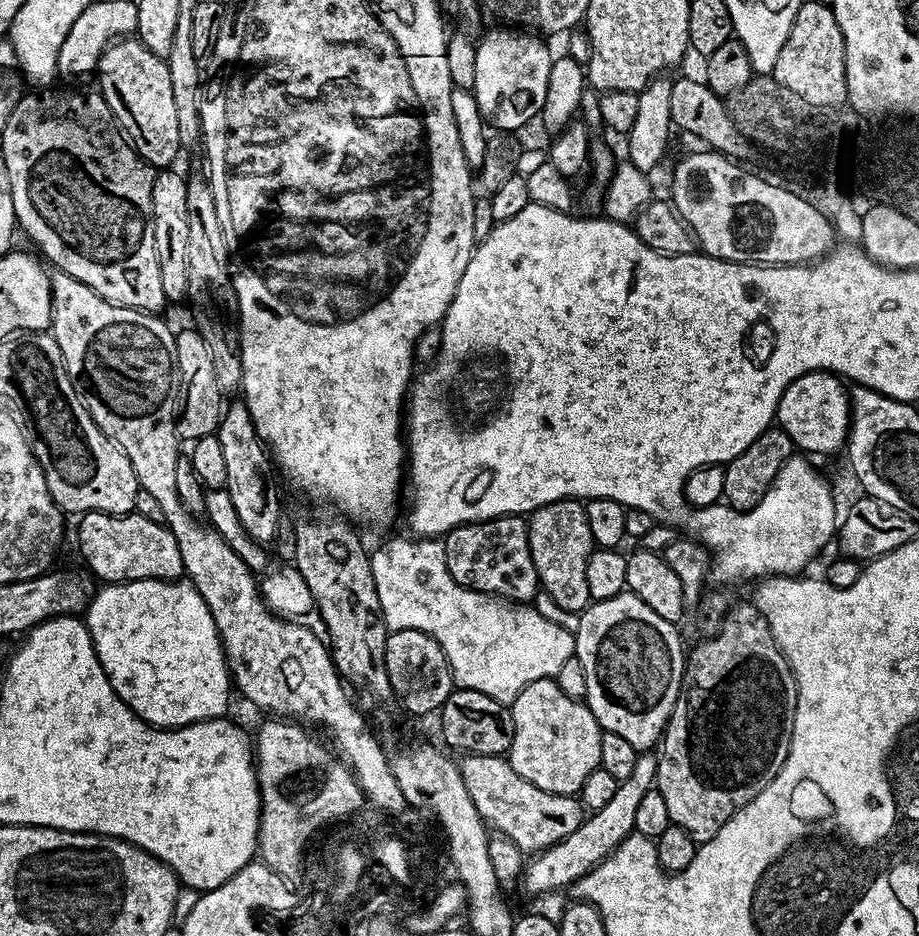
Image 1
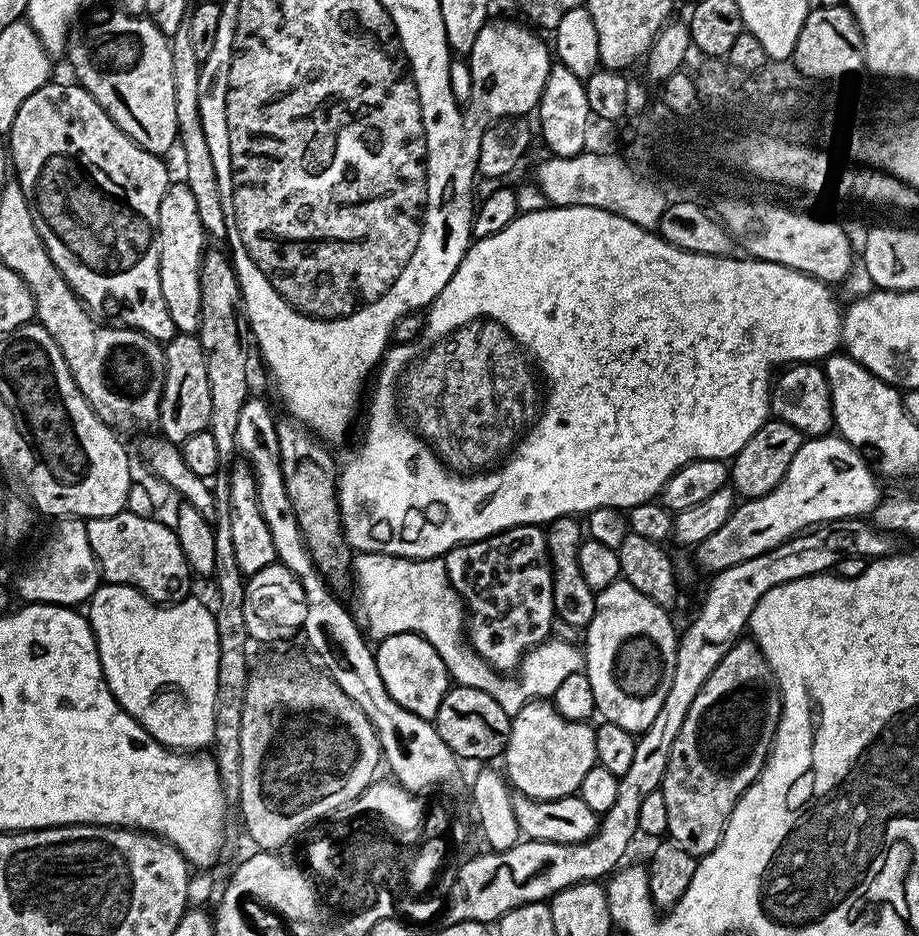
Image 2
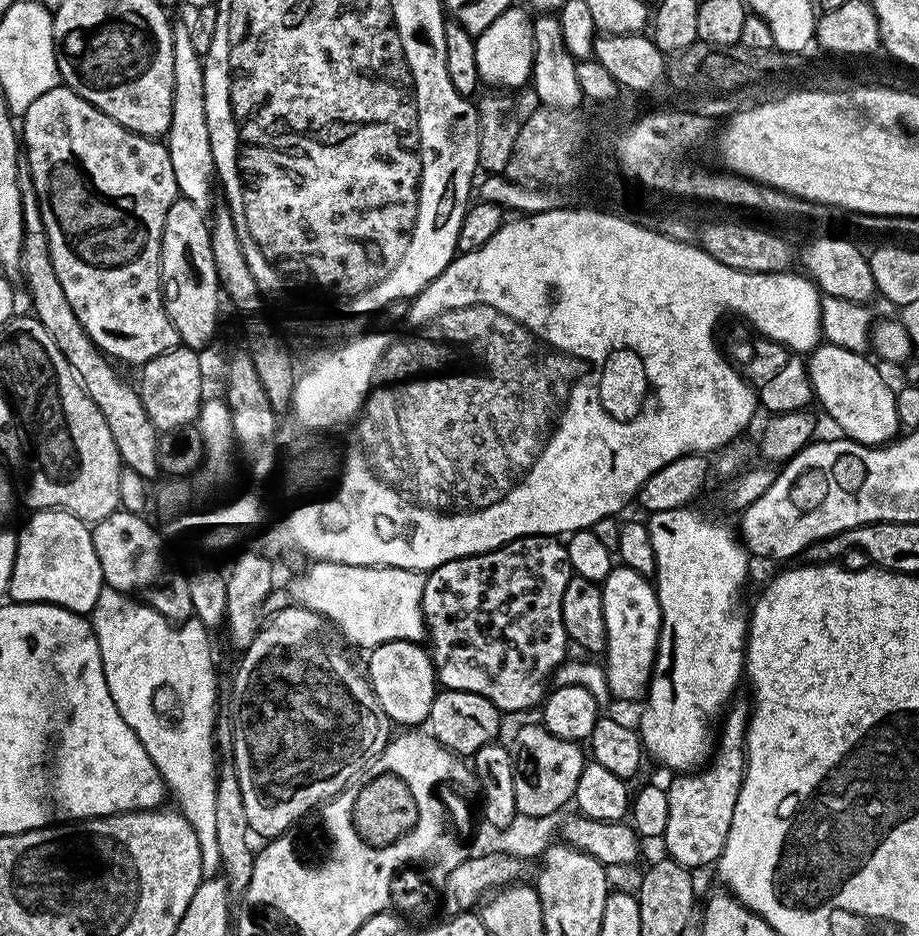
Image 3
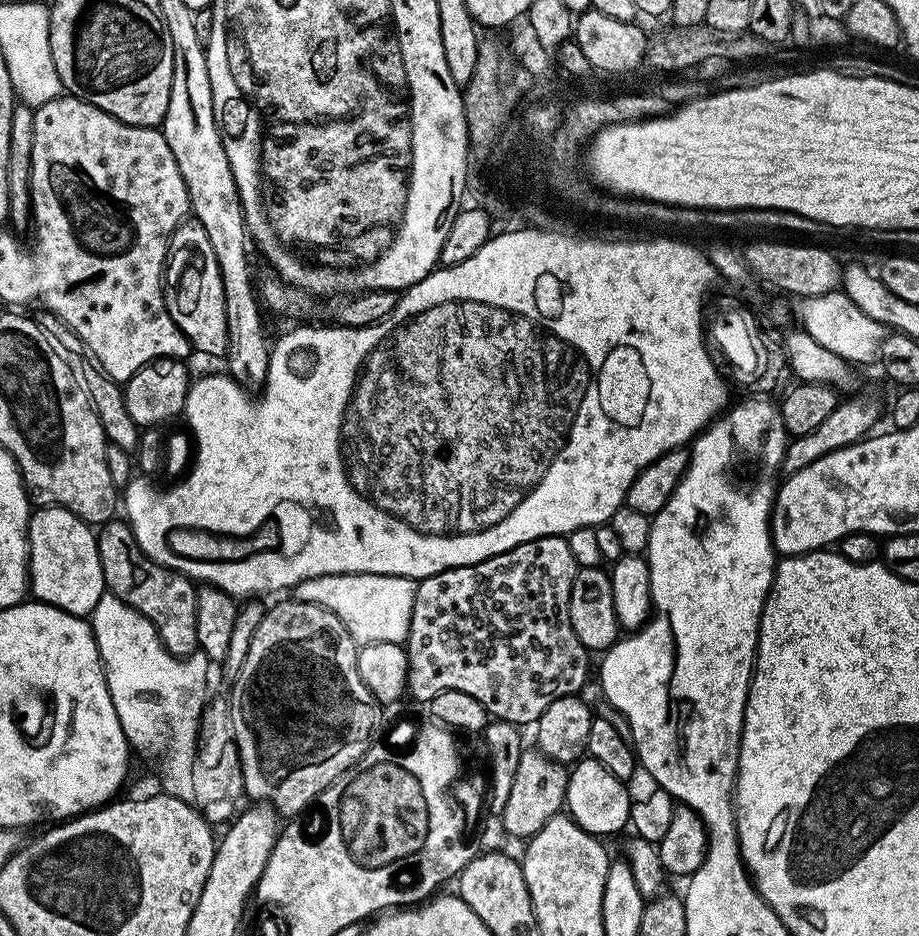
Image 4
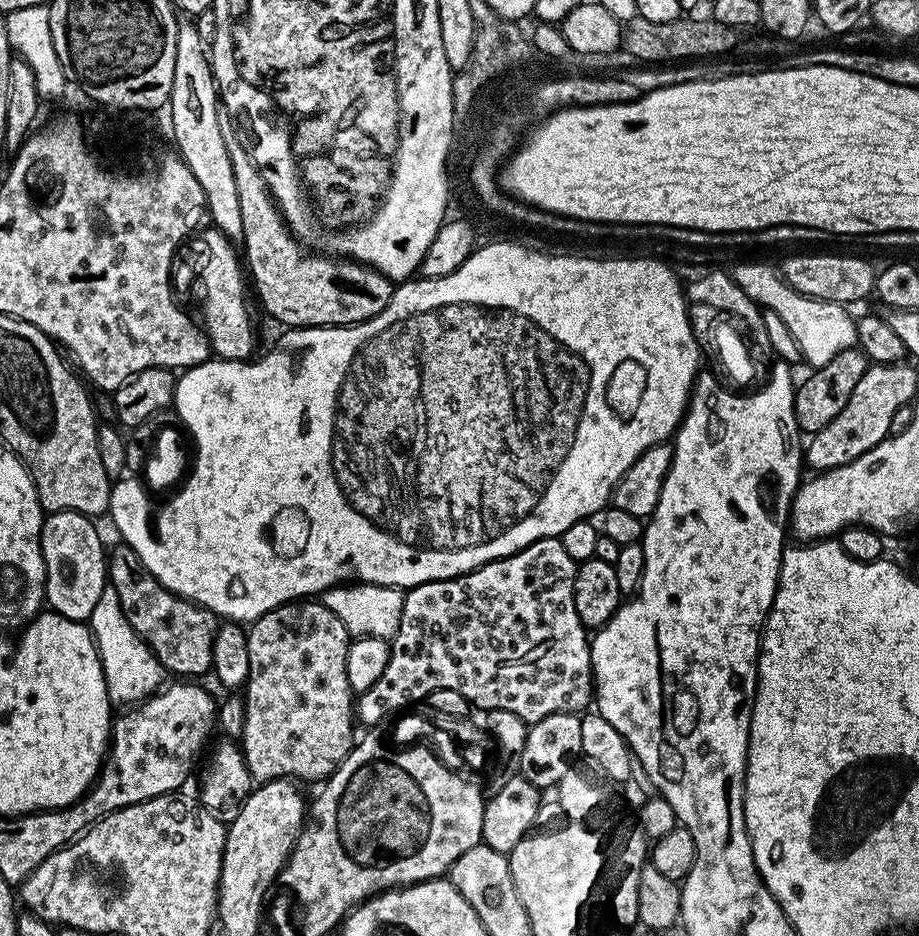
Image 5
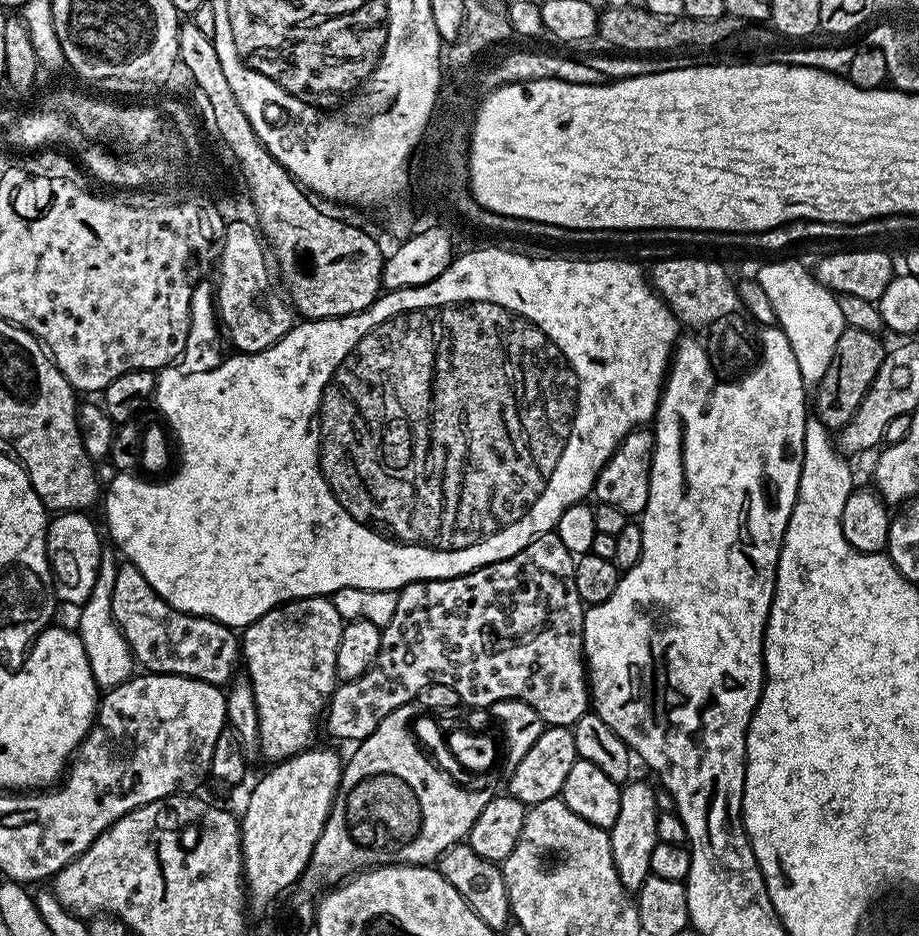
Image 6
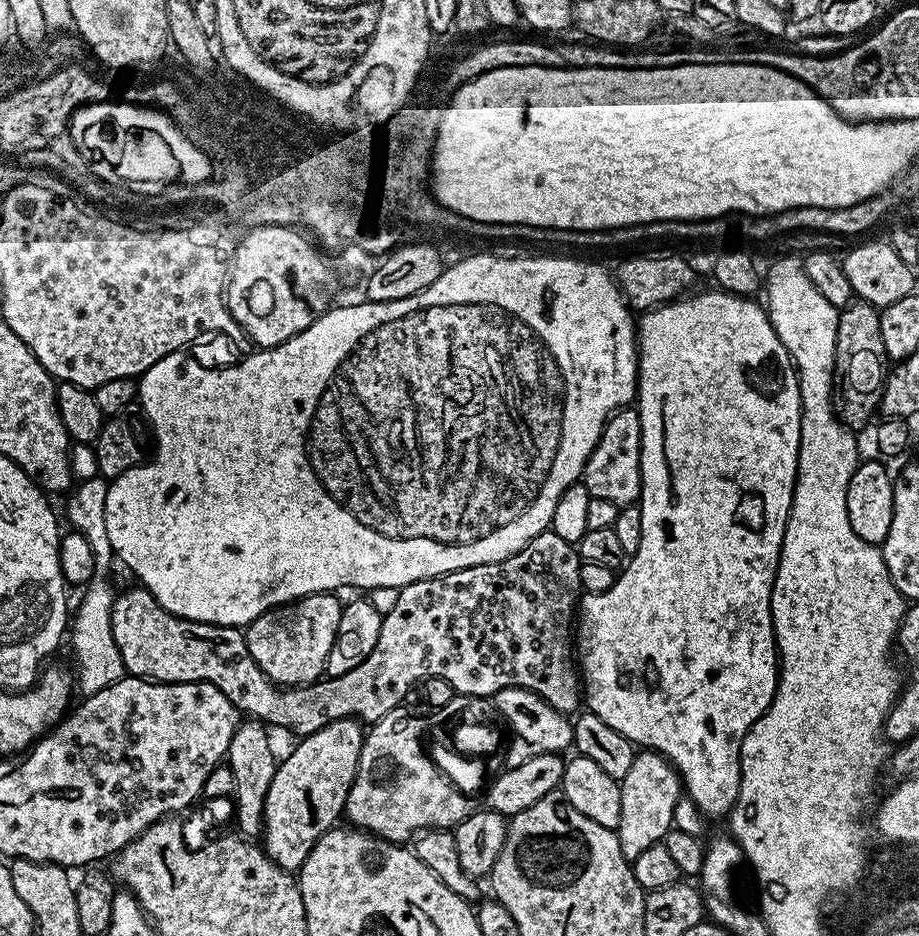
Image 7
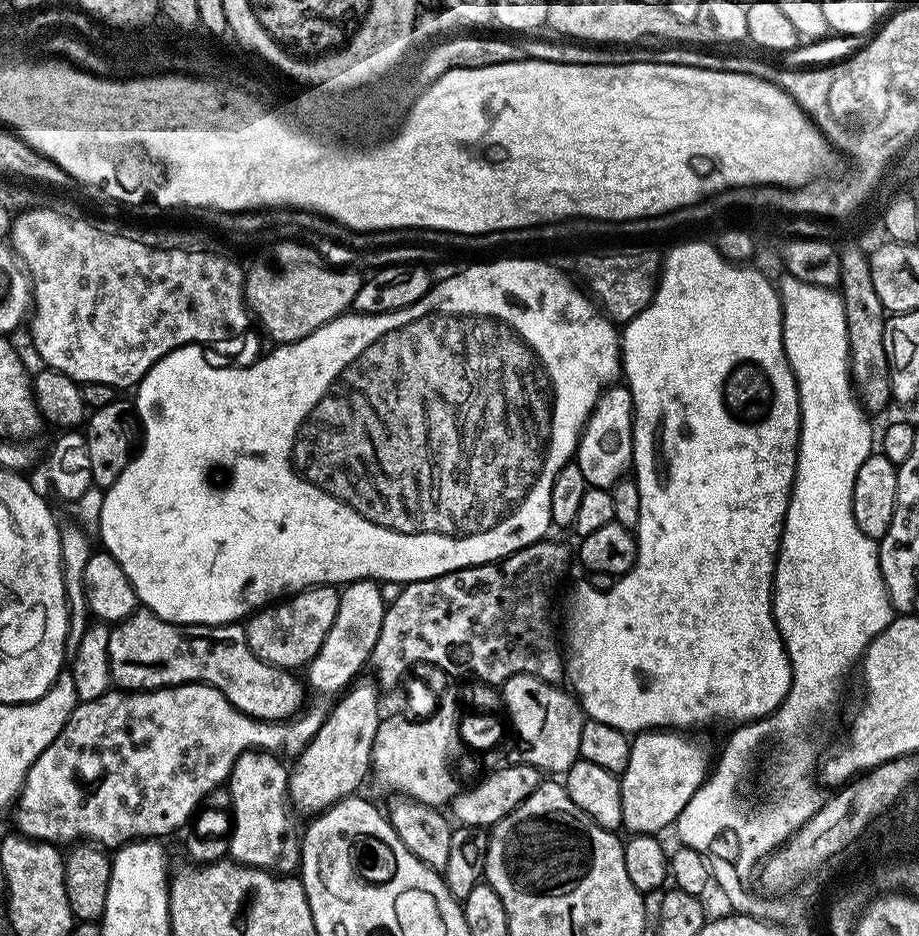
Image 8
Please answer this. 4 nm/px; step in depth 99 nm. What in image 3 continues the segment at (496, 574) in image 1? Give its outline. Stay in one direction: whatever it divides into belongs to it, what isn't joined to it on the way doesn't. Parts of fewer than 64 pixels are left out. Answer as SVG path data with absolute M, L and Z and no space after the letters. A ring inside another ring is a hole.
M519 536L517 540L511 540L509 544L503 544L501 548L495 548L489 552L479 552L476 556L463 556L457 560L451 560L427 573L420 605L424 611L426 640L430 645L432 665L436 667L436 679L439 687L466 690L470 694L482 694L482 698L494 702L494 706L504 714L524 712L527 708L534 707L535 704L537 707L549 691L548 679L551 676L553 679L554 673L561 664L565 663L566 657L569 655L567 652L570 648L570 641L566 626L562 622L562 594L566 594L566 586L573 575L568 561L567 547L555 536Z

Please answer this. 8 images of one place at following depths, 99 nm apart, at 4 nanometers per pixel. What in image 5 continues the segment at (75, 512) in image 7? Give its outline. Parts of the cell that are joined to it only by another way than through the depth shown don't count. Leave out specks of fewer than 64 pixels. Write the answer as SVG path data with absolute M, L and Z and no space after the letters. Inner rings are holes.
M111 586L102 590L102 596L94 606L90 631L92 639L96 641L96 653L99 654L102 662L108 698L113 705L135 705L141 700L148 699L165 683L166 670L158 662L156 655L146 646L144 639L132 629L130 622L126 622L126 614L122 614L118 594Z

